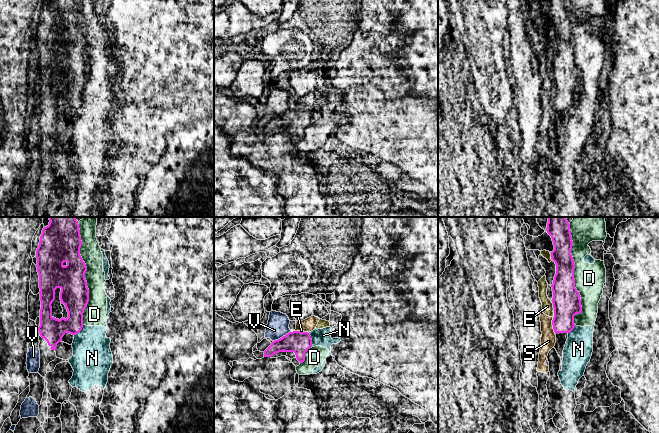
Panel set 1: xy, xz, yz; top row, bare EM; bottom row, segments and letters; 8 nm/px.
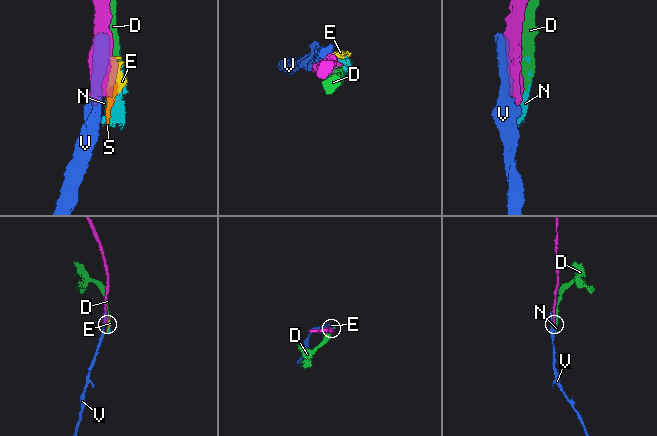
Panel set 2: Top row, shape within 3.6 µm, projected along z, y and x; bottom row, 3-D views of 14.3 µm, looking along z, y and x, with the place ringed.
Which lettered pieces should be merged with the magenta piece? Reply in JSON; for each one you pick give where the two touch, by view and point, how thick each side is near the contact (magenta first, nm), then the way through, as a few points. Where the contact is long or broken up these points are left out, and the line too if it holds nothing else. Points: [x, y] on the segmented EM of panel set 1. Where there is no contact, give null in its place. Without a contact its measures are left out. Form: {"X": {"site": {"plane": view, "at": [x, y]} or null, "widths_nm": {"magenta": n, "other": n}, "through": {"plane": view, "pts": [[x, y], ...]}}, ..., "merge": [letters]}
{"merge": []}

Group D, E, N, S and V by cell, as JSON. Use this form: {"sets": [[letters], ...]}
{"sets": [["D", "N"], ["E", "S"], ["V"]]}

